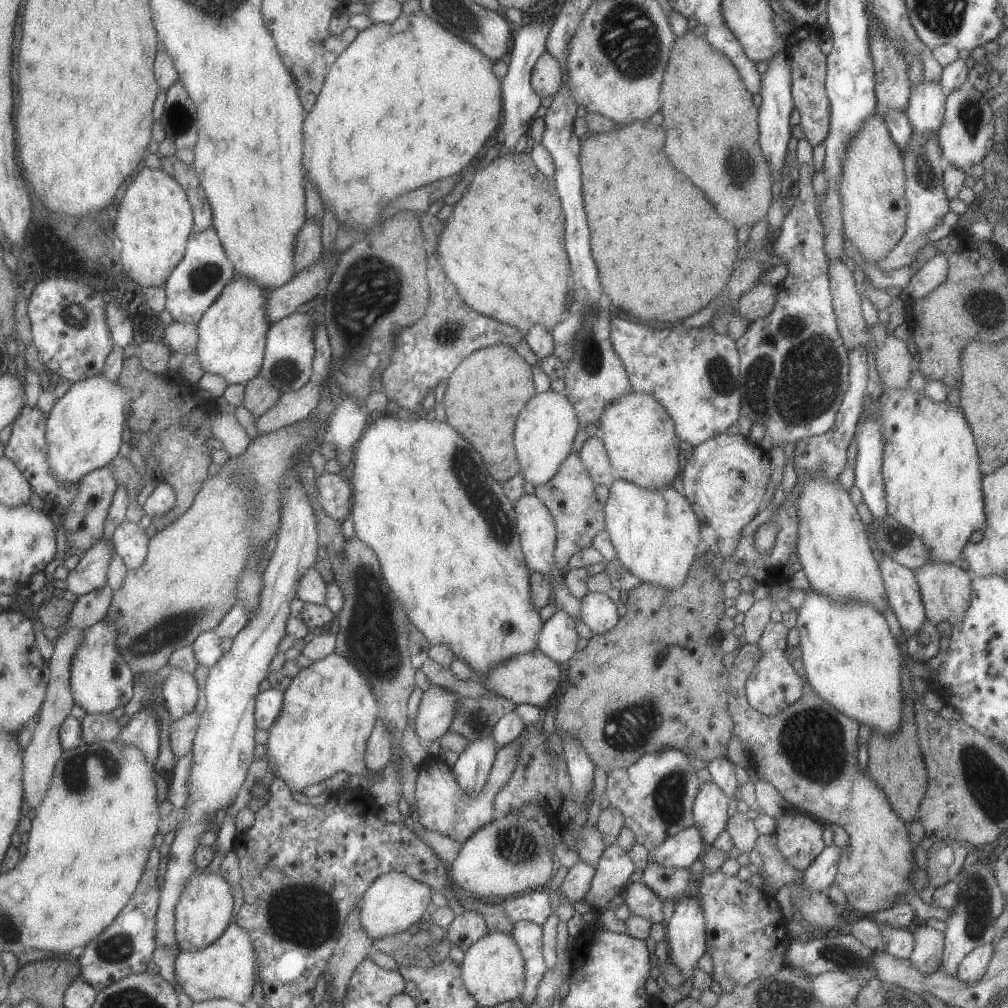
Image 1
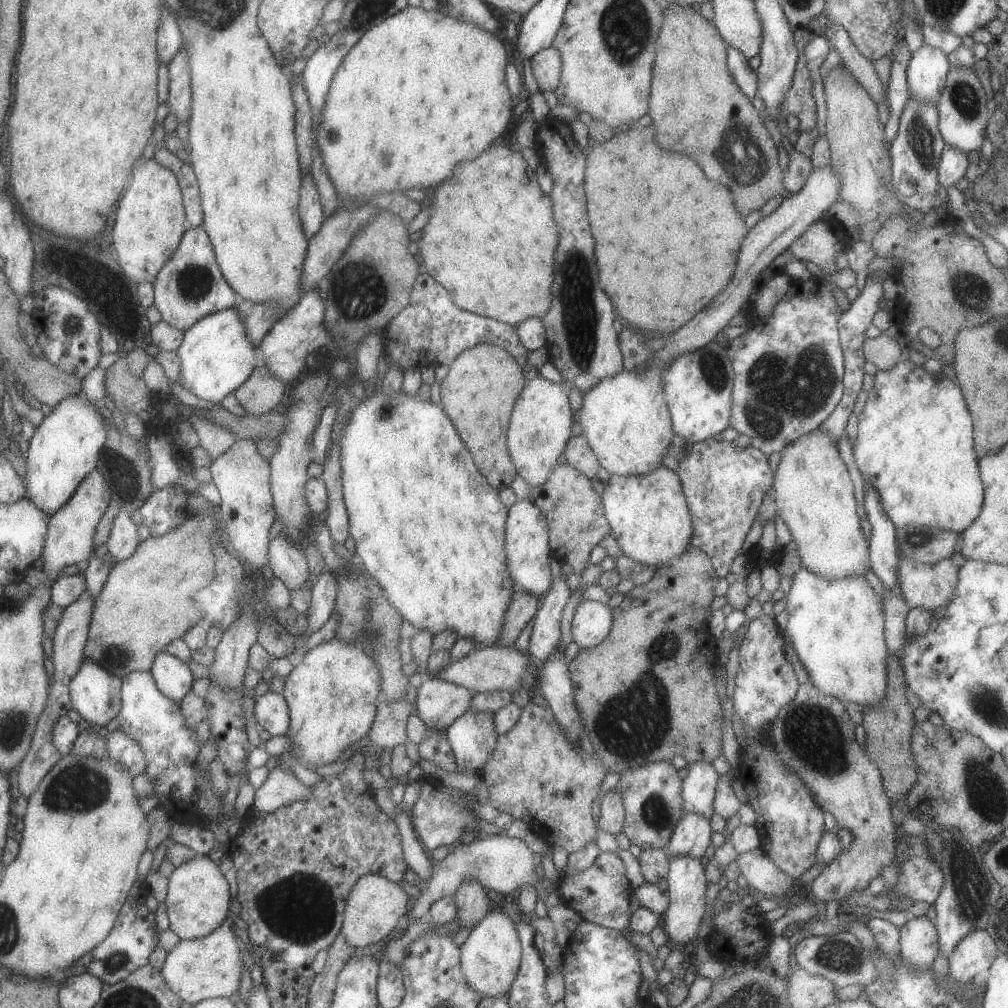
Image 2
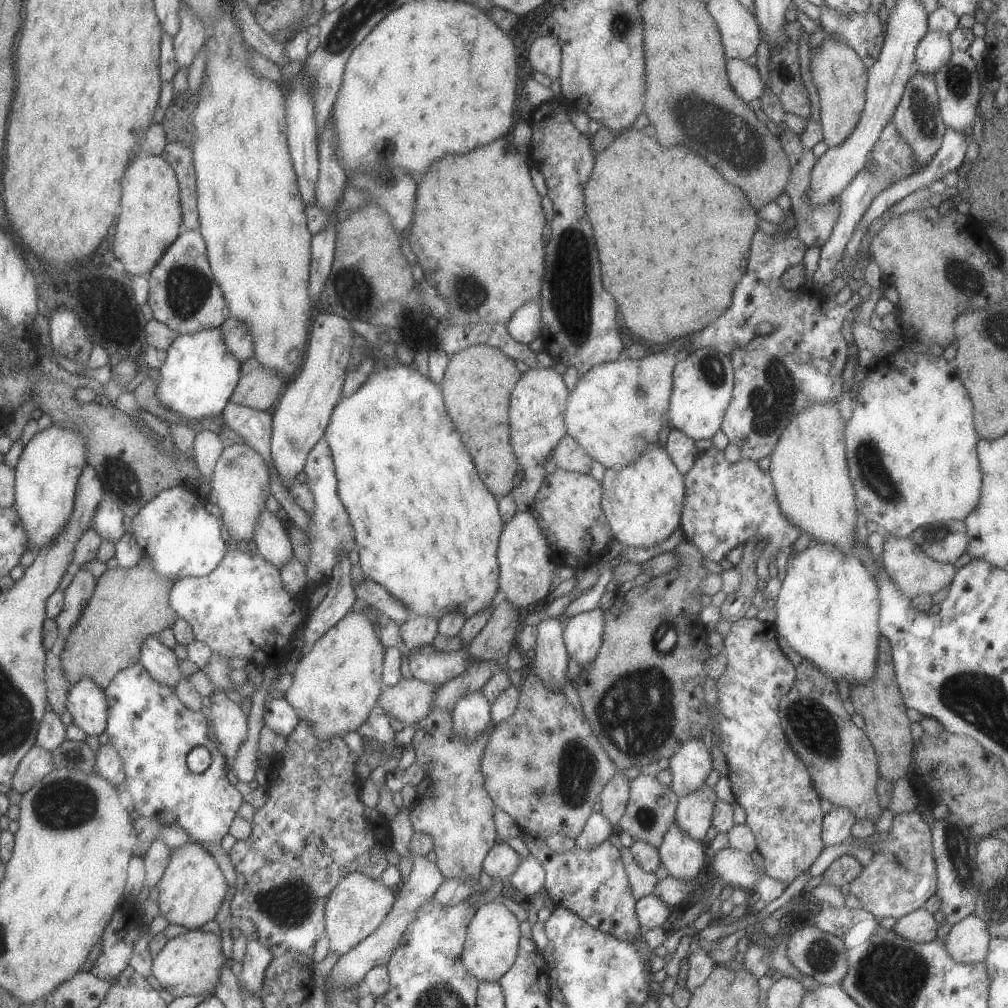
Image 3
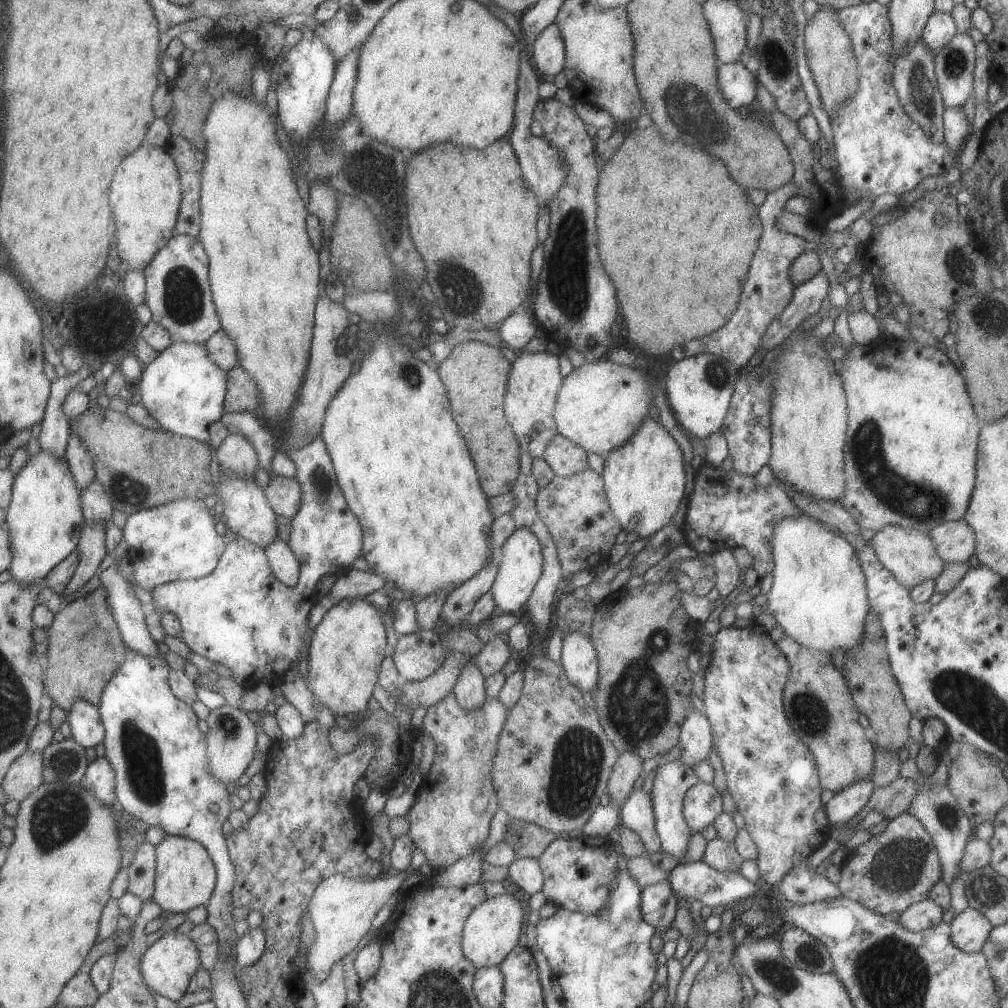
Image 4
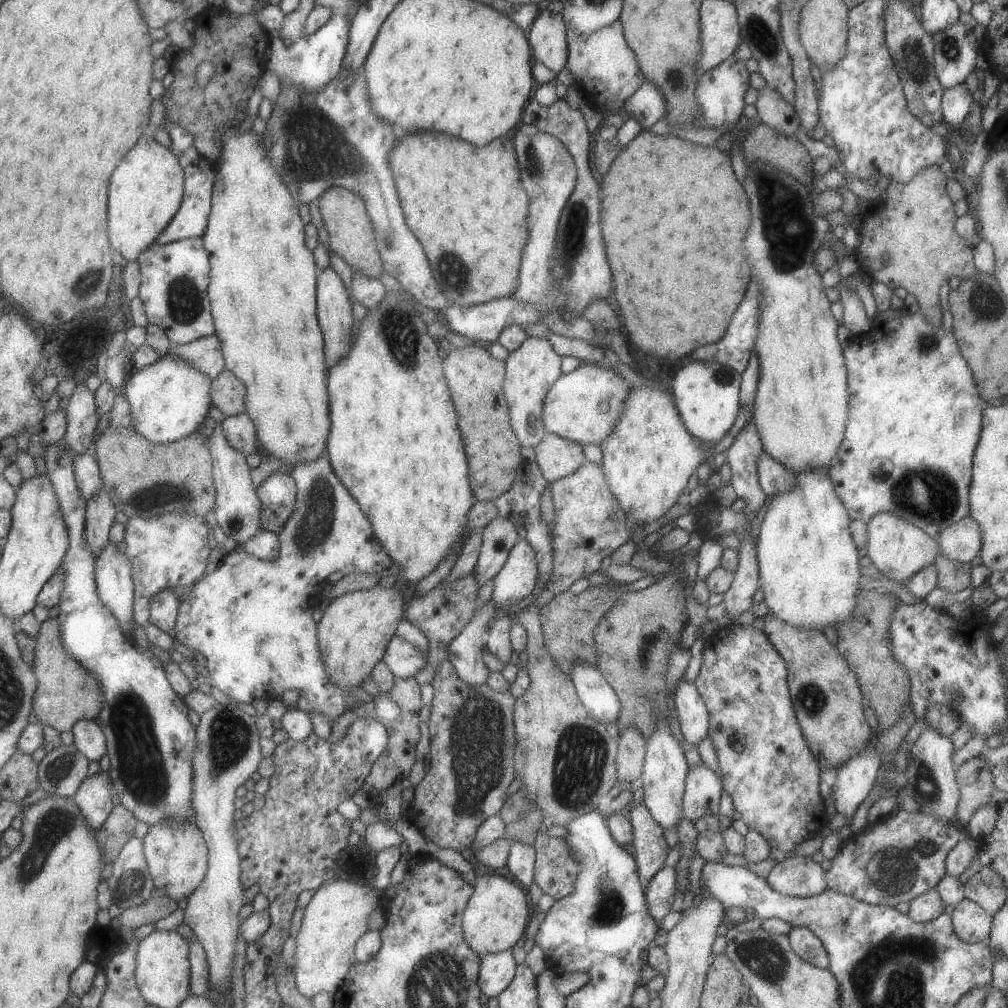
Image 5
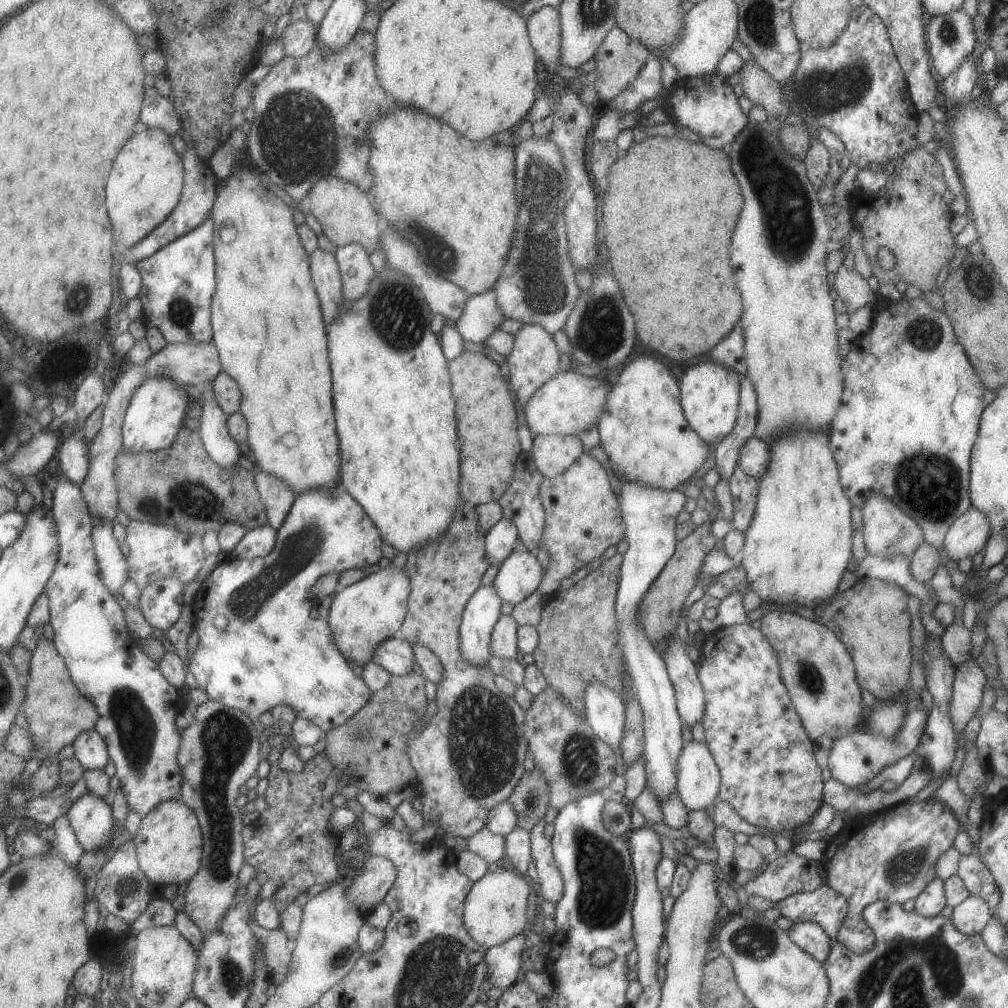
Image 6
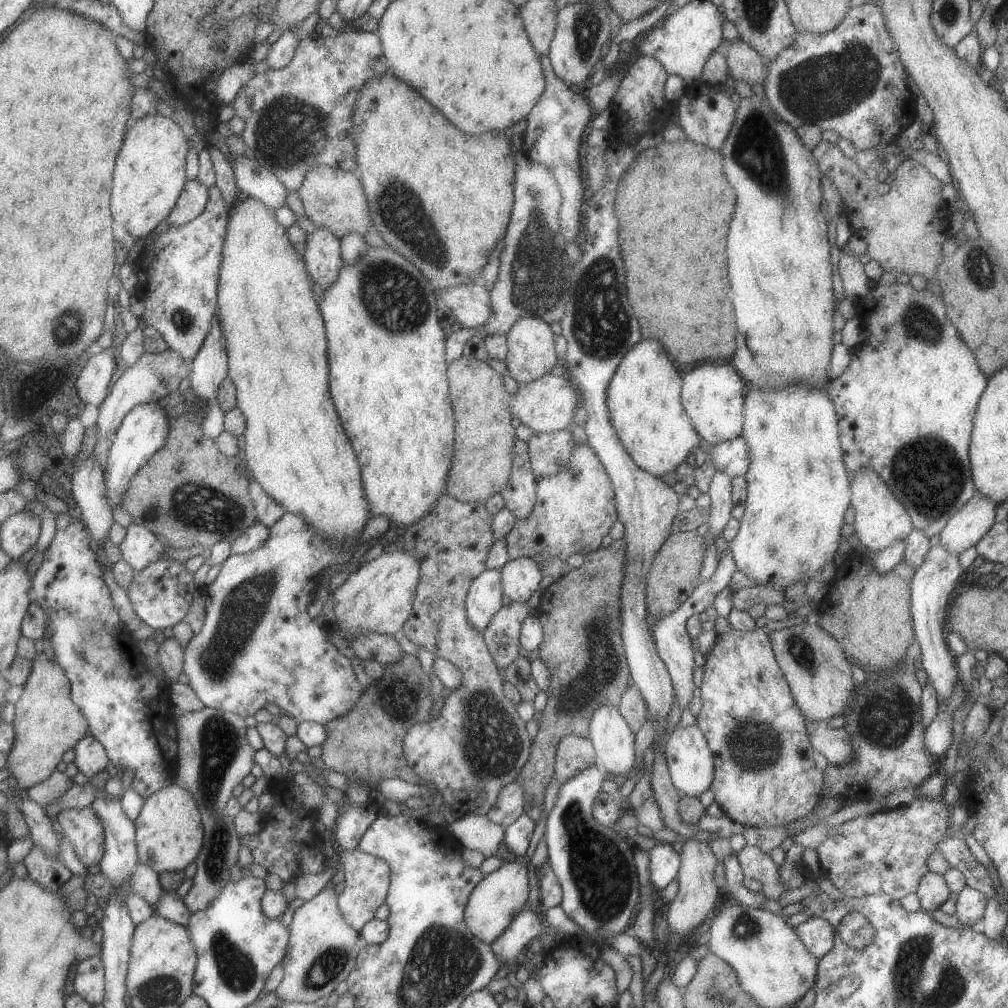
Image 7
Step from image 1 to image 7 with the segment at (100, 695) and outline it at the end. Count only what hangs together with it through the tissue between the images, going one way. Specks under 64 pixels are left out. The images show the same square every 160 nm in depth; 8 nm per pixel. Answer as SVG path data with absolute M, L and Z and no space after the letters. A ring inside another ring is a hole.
M88 732L75 743L73 751L75 753L74 763L78 771L89 780L97 781L107 766L108 756L103 745Z

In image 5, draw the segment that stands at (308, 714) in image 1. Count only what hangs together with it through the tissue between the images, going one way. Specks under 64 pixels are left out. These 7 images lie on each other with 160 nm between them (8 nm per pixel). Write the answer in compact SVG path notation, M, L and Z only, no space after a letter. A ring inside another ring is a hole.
M377 584L371 590L342 594L324 606L322 617L316 622L317 648L327 678L337 688L344 691L359 689L363 681L370 678L375 664L382 660L387 643L394 636L395 627L404 614L401 609L403 602L398 590L395 586L384 588Z

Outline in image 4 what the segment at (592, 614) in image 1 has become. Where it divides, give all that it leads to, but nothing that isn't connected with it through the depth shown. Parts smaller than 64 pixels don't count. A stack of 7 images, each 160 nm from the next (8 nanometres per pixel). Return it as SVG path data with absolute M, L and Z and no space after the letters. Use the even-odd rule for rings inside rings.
M571 629L562 640L560 664L572 686L591 694L597 684L598 664L596 652L588 636Z

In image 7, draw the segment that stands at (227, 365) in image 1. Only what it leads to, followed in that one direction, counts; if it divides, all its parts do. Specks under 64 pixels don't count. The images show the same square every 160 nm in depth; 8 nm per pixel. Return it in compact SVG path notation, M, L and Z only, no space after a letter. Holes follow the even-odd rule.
M155 400L136 404L123 417L121 424L115 431L103 468L106 497L112 509L122 505L122 494L134 472L166 443L169 421L167 413Z

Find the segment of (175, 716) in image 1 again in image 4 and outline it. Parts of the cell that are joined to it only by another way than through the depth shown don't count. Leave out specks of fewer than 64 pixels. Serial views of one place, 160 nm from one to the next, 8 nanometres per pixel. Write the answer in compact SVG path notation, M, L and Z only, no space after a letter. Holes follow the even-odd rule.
M114 563L99 572L99 580L105 592L109 612L117 624L119 636L125 647L145 658L158 654L156 643L144 622L140 602L135 597L133 584L121 576L119 568Z

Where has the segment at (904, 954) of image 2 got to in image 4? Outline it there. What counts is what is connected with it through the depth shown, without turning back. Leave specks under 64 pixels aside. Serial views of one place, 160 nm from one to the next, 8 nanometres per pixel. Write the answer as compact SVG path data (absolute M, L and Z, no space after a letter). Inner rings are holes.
M929 898L913 902L897 918L897 923L910 932L925 930L942 922L942 911Z

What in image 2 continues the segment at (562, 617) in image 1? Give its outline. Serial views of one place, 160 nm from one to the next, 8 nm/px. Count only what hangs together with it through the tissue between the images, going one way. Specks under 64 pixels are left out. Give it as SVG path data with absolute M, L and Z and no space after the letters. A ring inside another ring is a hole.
M556 559L550 560L550 572L552 582L549 591L543 595L543 600L539 610L533 616L533 630L529 638L529 649L527 654L532 659L541 663L549 654L559 647L561 632L559 630L559 616L563 612L563 606L567 604L571 596L569 586L561 575L562 564Z

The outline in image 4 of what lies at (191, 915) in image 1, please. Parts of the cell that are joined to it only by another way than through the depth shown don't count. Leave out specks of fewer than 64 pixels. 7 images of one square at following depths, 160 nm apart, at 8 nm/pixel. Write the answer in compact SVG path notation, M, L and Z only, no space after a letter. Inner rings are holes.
M166 835L155 848L155 877L152 900L162 909L163 914L186 913L197 906L205 907L213 893L216 872L207 850L199 842L181 836Z

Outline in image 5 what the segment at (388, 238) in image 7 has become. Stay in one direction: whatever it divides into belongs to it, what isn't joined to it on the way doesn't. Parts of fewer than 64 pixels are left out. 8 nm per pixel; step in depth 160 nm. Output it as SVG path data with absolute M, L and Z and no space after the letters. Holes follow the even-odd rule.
M431 131L398 134L396 141L398 143L395 145L395 148L390 150L388 154L388 163L392 172L394 185L396 186L399 202L401 202L403 214L405 214L405 224L415 234L415 238L421 242L420 245L423 247L429 266L431 267L431 274L448 304L460 307L472 307L473 305L480 305L490 300L511 296L518 285L520 260L523 247L528 239L528 196L522 187L518 162L510 135L498 136L495 140L482 147L473 146L465 141L459 142L457 138L451 138L447 134L437 134L437 132Z

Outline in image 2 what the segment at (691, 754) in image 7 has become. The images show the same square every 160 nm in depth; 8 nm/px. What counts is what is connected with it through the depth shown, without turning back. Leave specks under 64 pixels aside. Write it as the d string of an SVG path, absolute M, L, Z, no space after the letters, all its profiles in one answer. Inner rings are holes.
M683 811L663 851L667 857L683 854L700 860L711 842L711 834L709 818Z

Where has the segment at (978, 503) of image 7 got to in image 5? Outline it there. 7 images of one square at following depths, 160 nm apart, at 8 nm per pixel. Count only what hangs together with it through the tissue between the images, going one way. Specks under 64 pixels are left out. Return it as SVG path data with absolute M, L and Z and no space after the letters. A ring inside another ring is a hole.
M968 514L940 530L937 544L939 553L949 560L969 563L980 549L978 524Z

